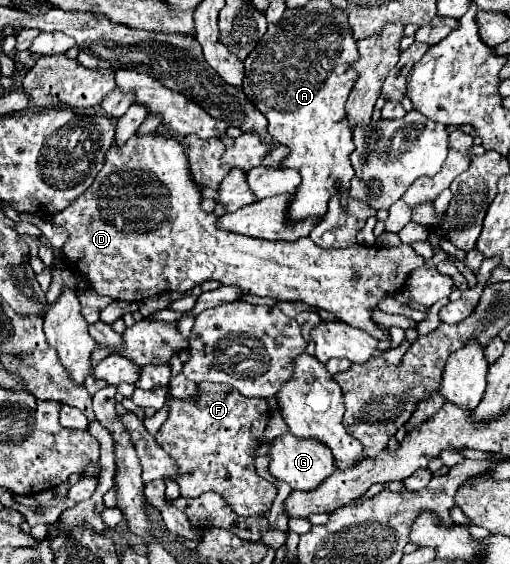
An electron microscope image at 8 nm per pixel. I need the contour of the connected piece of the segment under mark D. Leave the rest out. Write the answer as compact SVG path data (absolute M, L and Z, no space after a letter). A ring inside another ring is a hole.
M132 136L122 148L110 148L102 170L86 194L78 196L68 208L56 212L50 220L68 232L68 242L62 246L68 268L76 268L90 286L112 300L142 302L162 292L178 290L186 292L204 280L218 280L226 286L238 286L244 294L268 296L272 300L304 302L320 310L332 312L342 322L368 330L374 338L388 338L388 330L378 326L370 318L370 310L378 306L378 300L394 294L404 286L408 274L424 264L410 246L400 244L396 248L386 246L360 246L350 248L320 248L308 236L294 242L270 242L254 240L234 232L224 232L214 226L216 214L206 214L200 206L200 190L194 184L188 168L188 158L180 142L160 136Z

